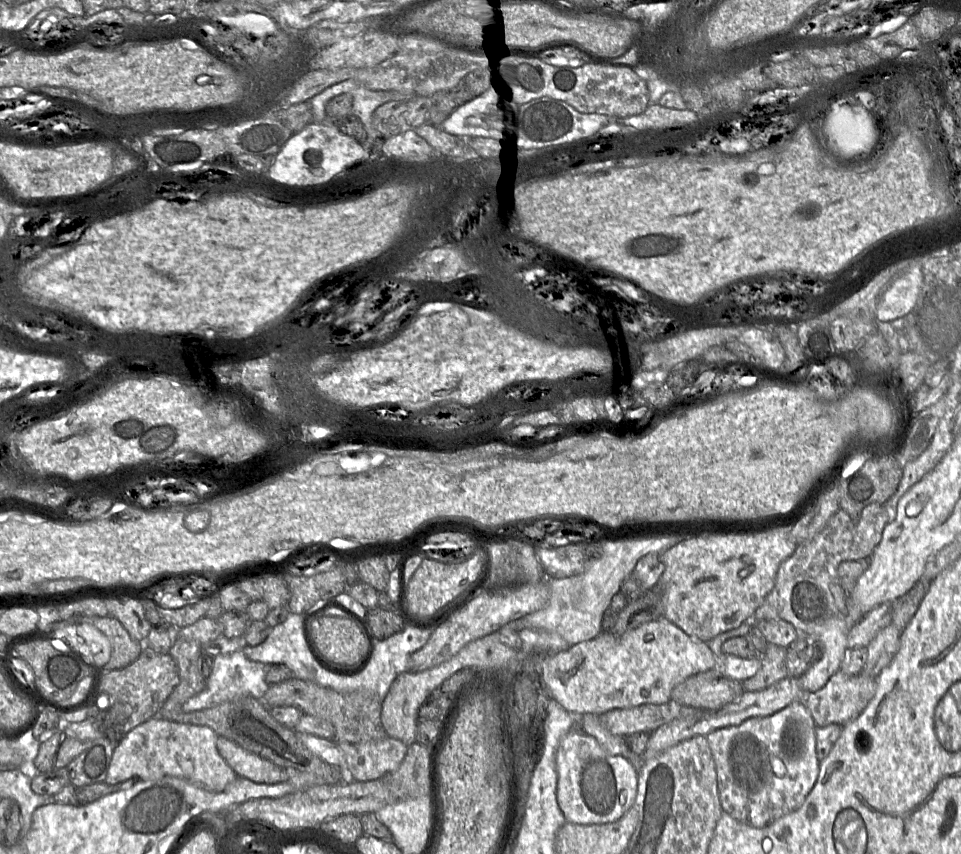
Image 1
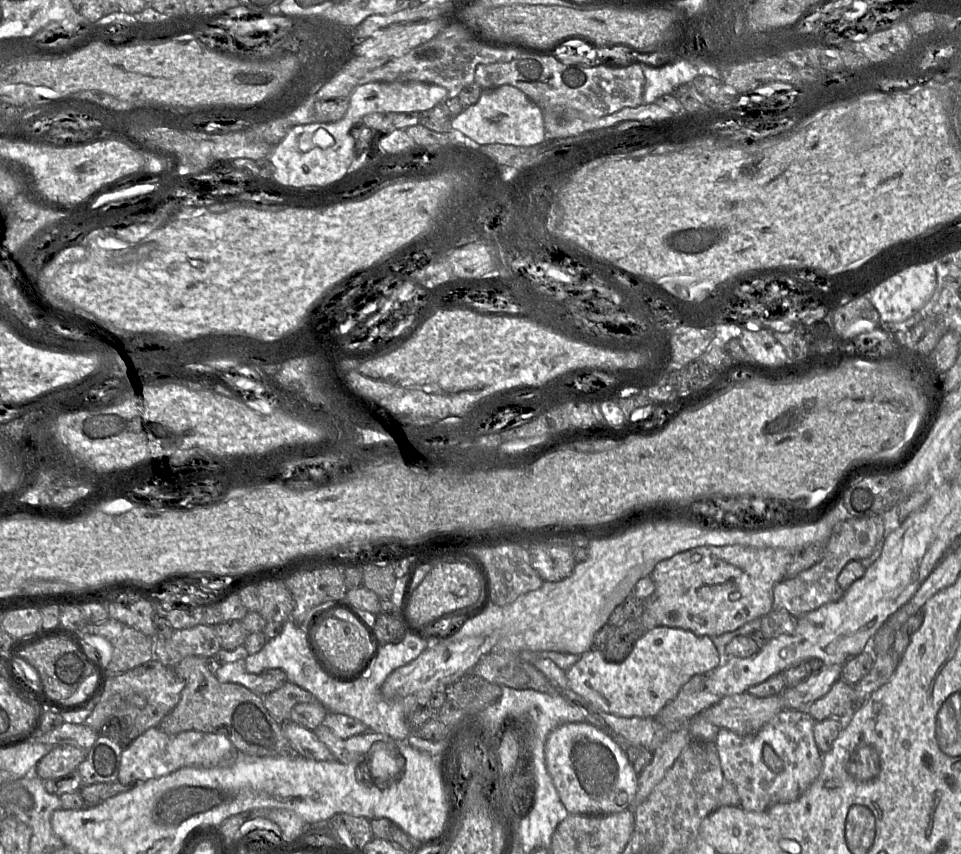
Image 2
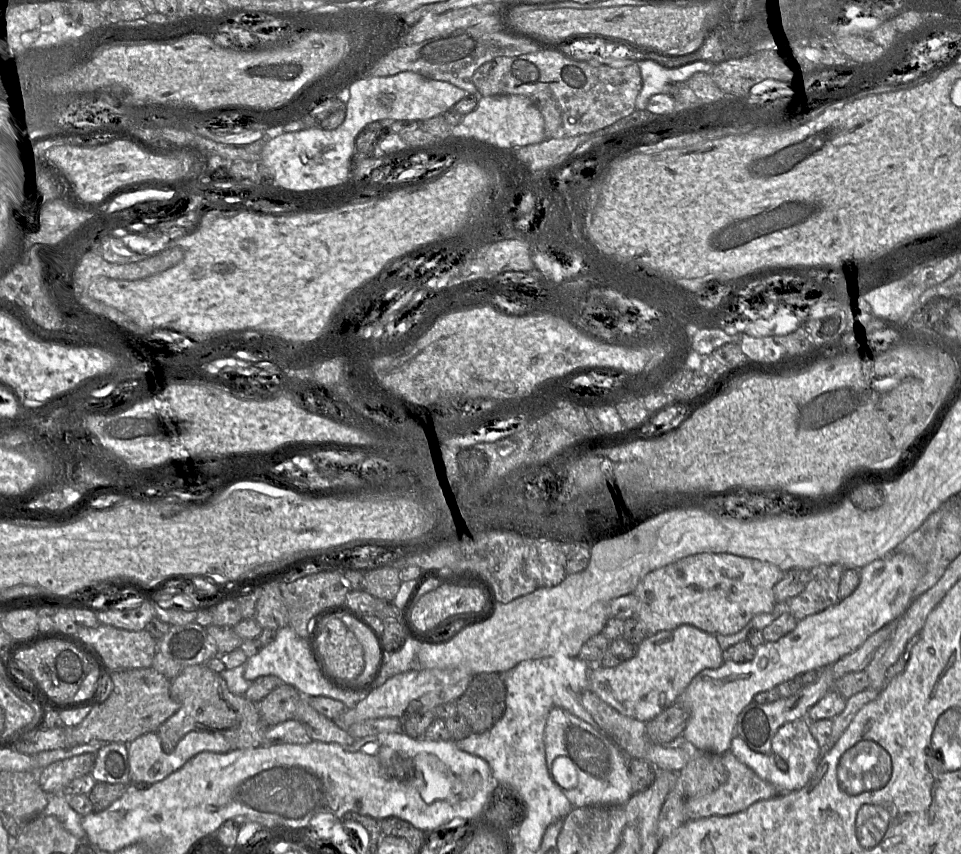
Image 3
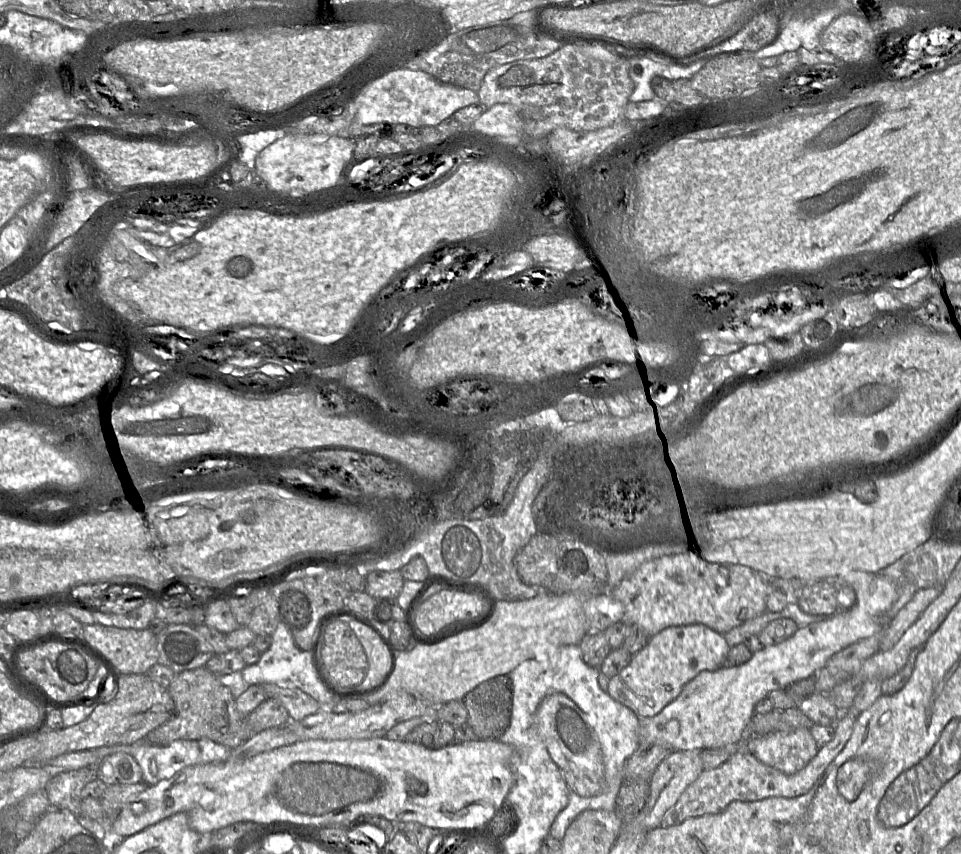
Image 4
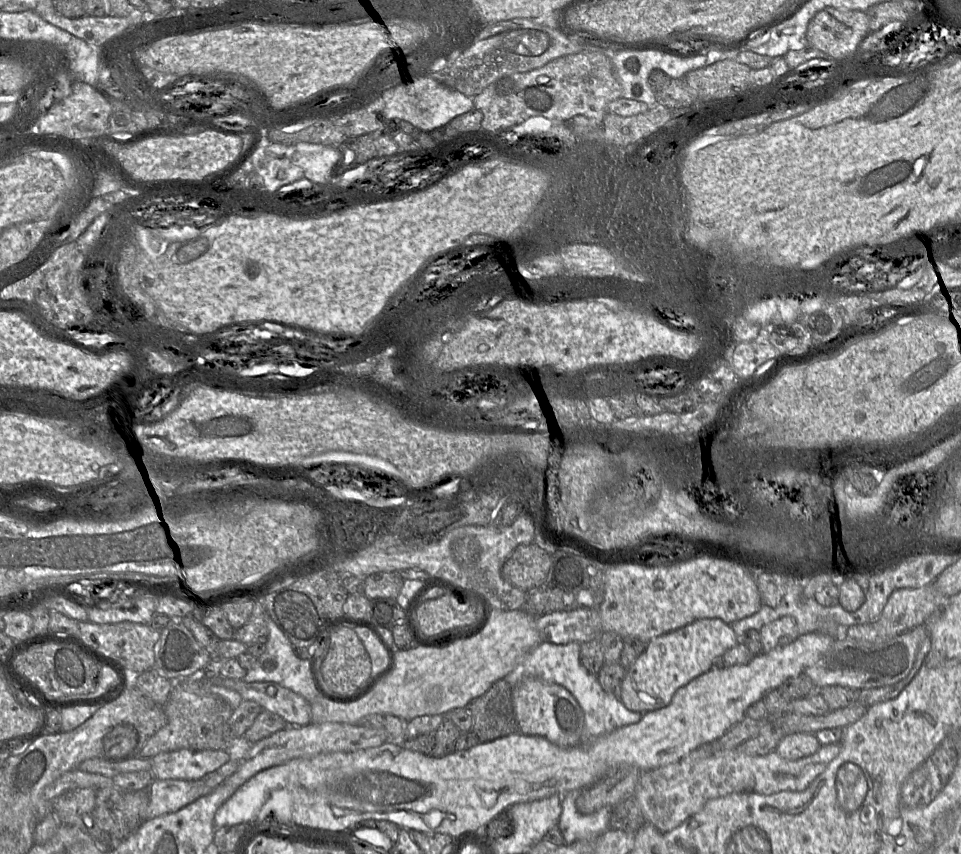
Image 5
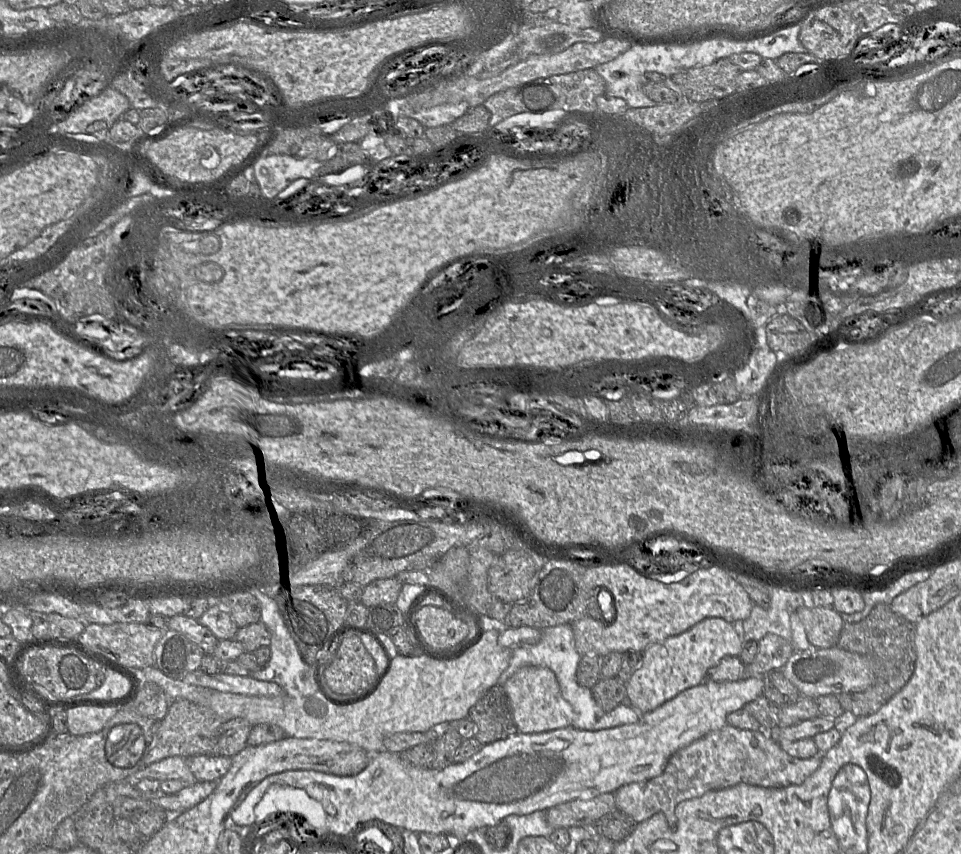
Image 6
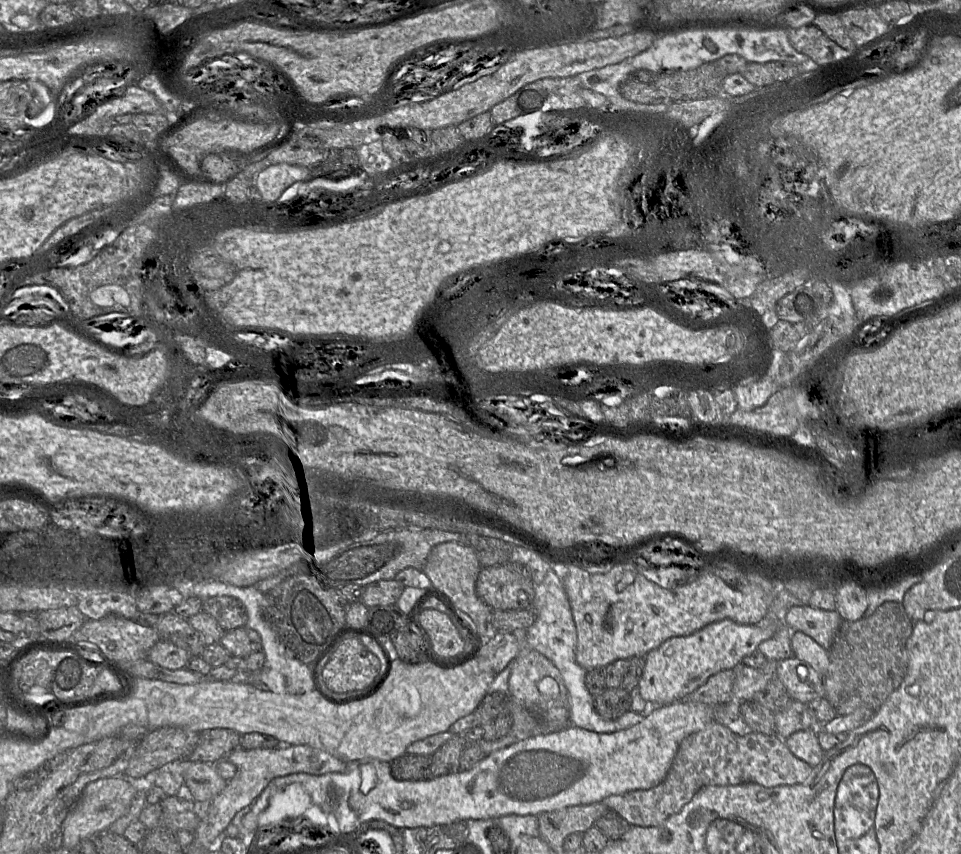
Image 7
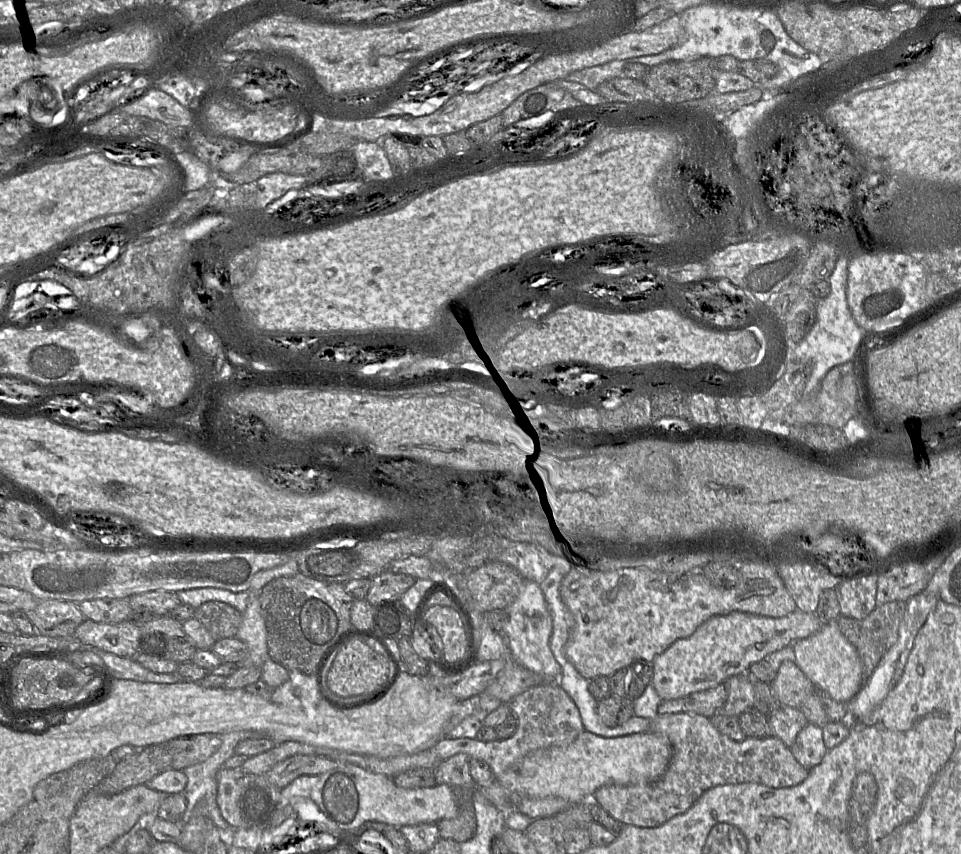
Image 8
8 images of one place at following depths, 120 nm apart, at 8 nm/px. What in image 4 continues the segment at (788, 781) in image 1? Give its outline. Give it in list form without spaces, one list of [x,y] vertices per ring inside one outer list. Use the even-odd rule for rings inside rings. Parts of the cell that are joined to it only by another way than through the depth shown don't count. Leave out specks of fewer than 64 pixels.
[[[810,728],[753,735],[742,743],[760,762],[787,775],[804,768],[819,750]]]

